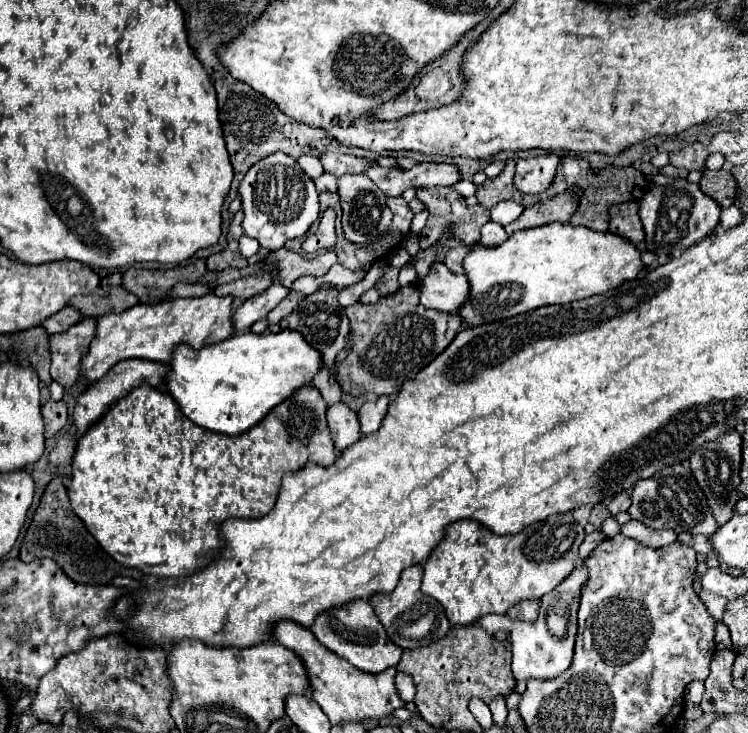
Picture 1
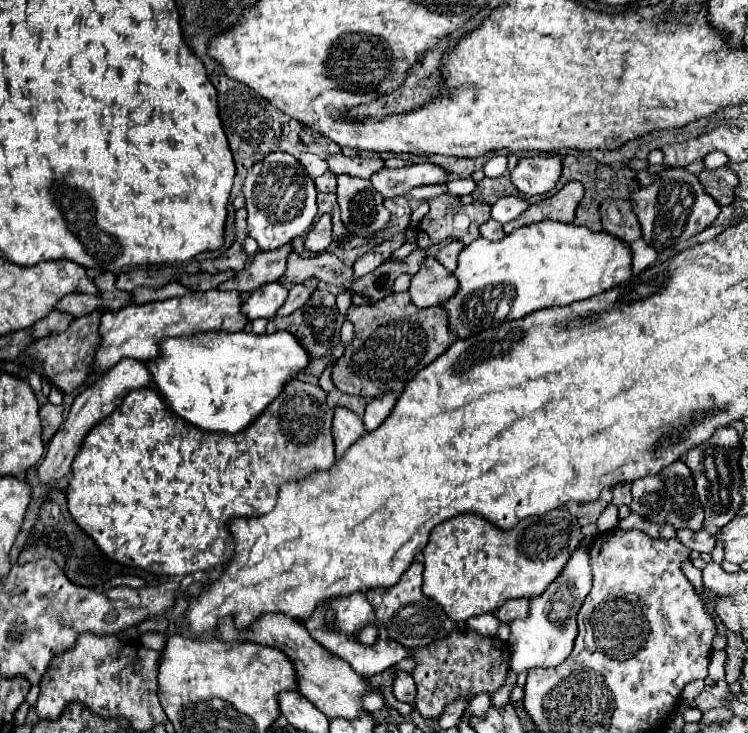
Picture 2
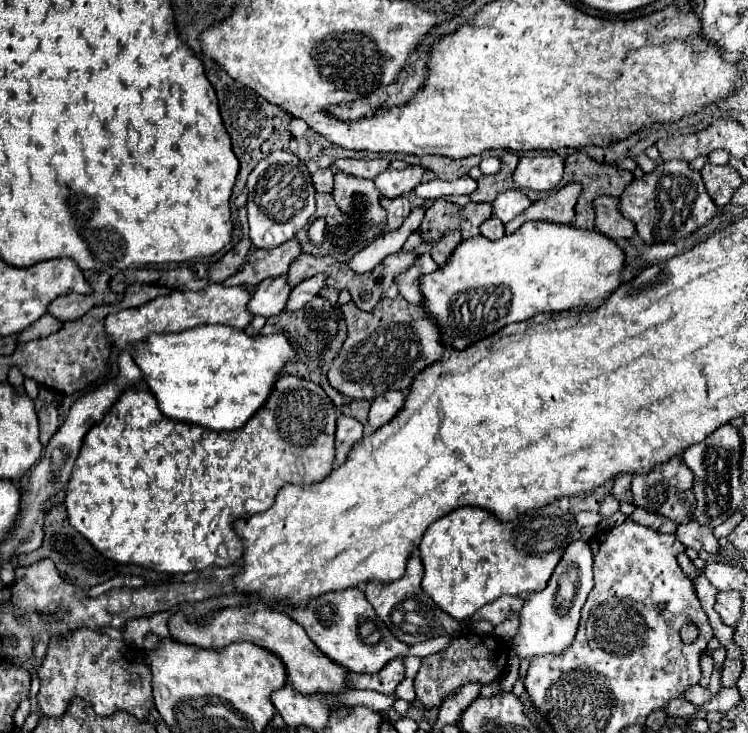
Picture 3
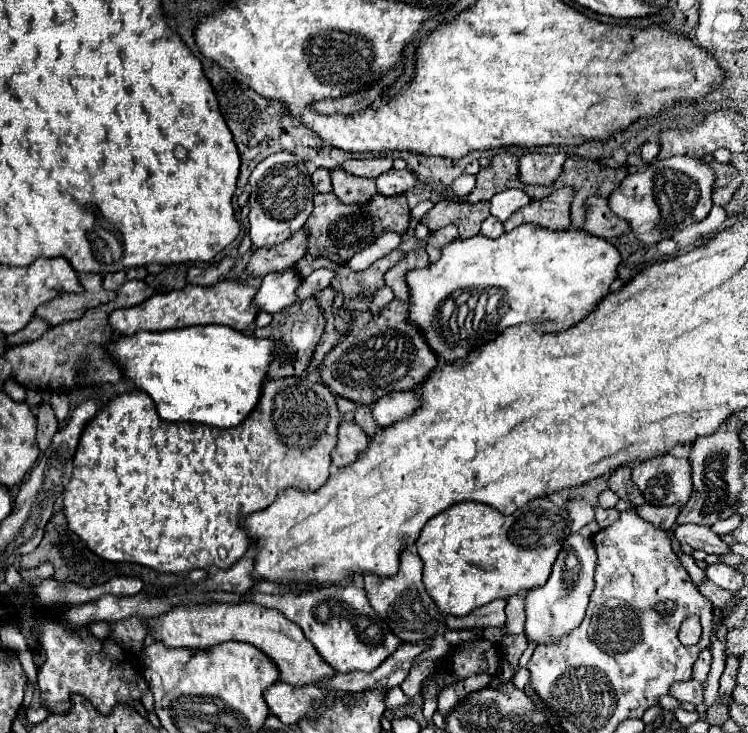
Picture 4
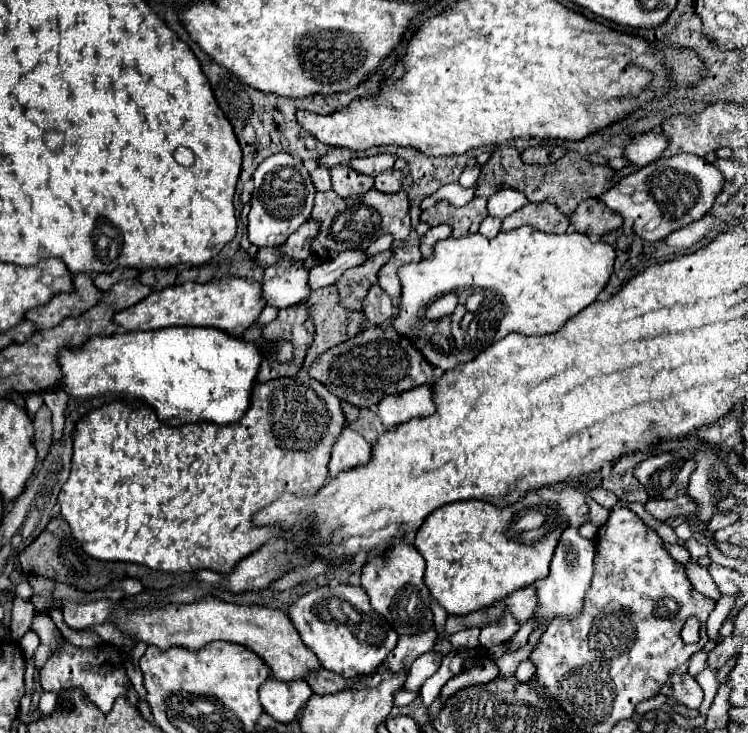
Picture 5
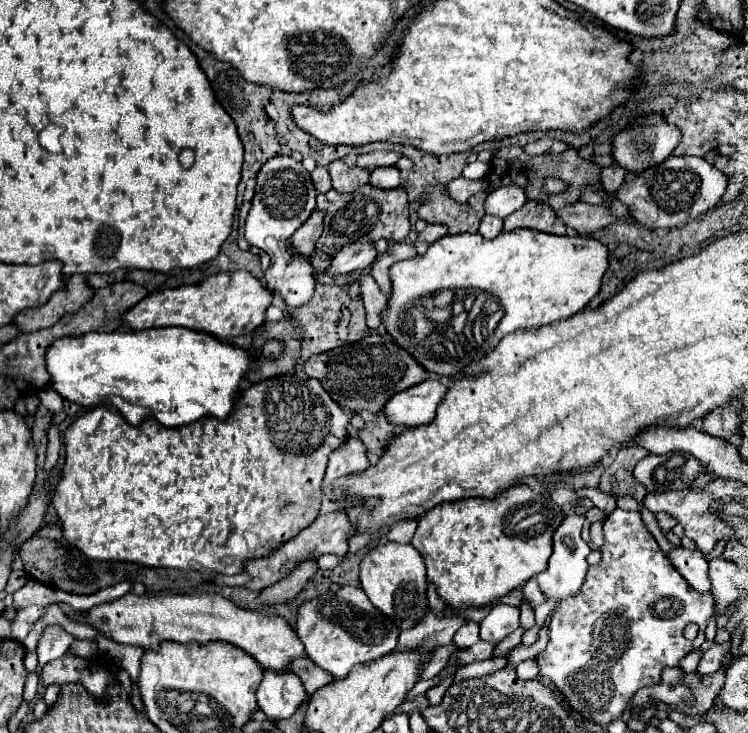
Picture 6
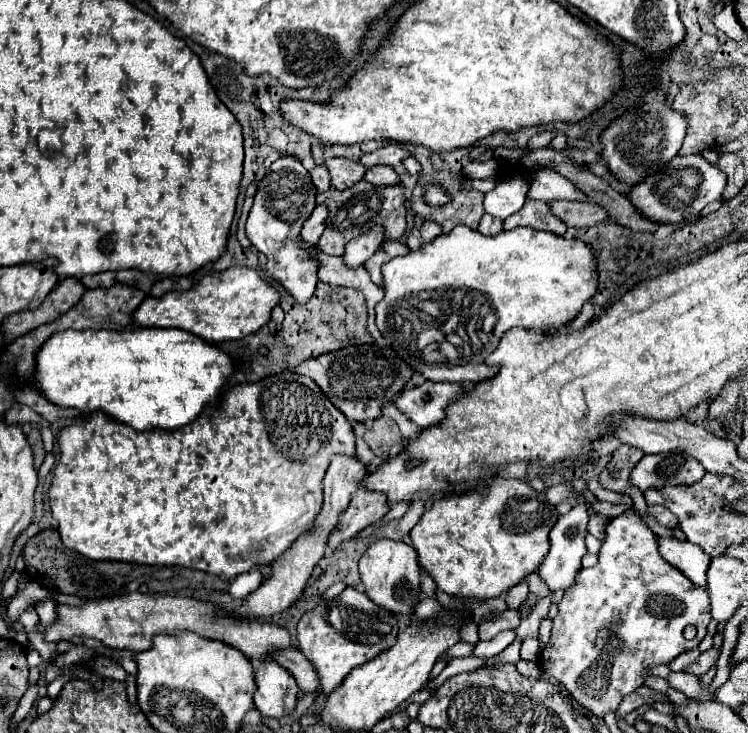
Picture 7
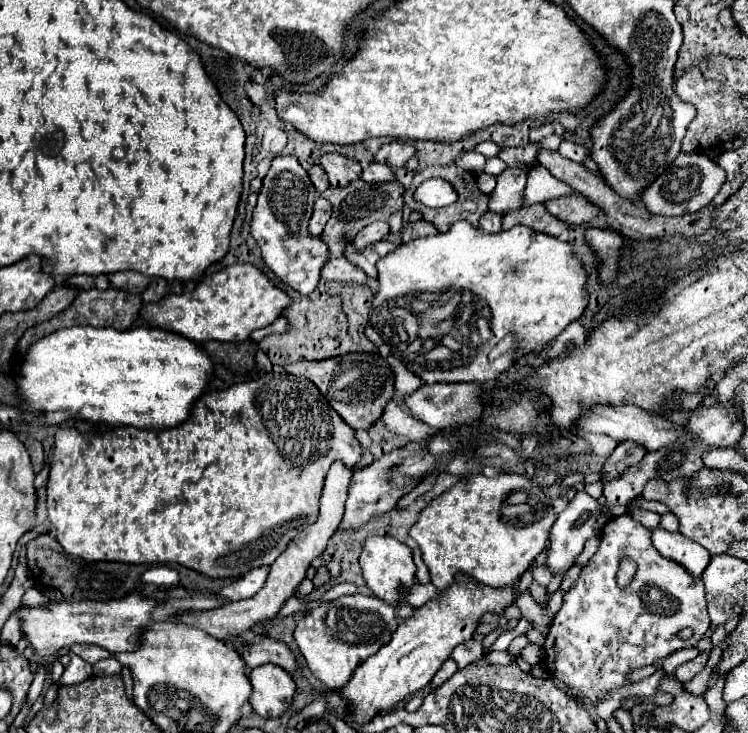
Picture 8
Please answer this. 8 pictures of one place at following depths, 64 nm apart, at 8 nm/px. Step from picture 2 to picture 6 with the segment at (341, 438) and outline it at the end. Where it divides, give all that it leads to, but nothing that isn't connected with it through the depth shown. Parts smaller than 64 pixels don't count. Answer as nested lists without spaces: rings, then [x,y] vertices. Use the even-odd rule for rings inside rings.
[[[348,434],[346,442],[330,454],[324,484],[330,486],[336,478],[348,476],[348,474],[354,474],[354,472],[362,472],[368,466],[370,466],[368,448],[364,446],[364,442],[360,438]]]

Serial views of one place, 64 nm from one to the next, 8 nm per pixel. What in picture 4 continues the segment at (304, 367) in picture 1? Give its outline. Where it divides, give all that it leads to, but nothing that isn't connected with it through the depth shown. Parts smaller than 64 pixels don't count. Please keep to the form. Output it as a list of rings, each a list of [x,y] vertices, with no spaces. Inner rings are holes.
[[[188,326],[166,332],[138,332],[108,344],[112,358],[118,360],[124,374],[144,390],[156,404],[162,420],[168,422],[200,422],[212,428],[234,428],[256,408],[262,386],[268,378],[272,360],[278,356],[274,338],[256,338],[236,332],[228,326]]]

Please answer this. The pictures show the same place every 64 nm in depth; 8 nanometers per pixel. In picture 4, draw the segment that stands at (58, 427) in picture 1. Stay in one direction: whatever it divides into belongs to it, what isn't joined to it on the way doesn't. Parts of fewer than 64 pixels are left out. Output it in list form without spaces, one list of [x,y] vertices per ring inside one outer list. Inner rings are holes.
[[[42,404],[38,410],[36,410],[36,418],[38,418],[38,446],[42,450],[46,450],[50,446],[50,440],[52,436],[58,432],[58,420],[56,420],[56,414],[52,410],[50,404]]]

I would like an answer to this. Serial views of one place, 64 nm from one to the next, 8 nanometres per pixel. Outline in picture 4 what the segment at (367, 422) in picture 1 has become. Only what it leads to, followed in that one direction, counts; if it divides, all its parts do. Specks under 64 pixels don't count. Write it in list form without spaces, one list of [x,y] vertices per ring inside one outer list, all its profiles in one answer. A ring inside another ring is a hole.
[[[390,392],[376,400],[372,406],[372,416],[380,428],[390,426],[406,416],[410,416],[418,406],[418,394],[412,392]]]

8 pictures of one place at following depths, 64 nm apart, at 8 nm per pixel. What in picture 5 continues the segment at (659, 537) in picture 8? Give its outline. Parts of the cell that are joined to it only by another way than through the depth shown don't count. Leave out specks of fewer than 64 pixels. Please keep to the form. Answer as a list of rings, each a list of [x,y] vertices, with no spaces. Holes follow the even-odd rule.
[[[692,560],[692,562],[686,566],[686,572],[688,572],[688,578],[690,578],[692,586],[694,586],[700,594],[712,598],[714,602],[722,598],[722,596],[720,596],[720,590],[718,590],[716,584],[710,580],[710,574],[708,574],[706,568],[698,566],[698,564]]]

